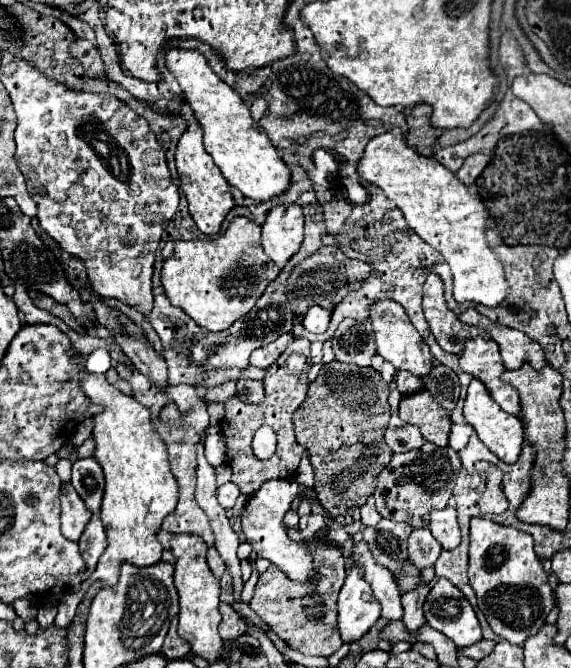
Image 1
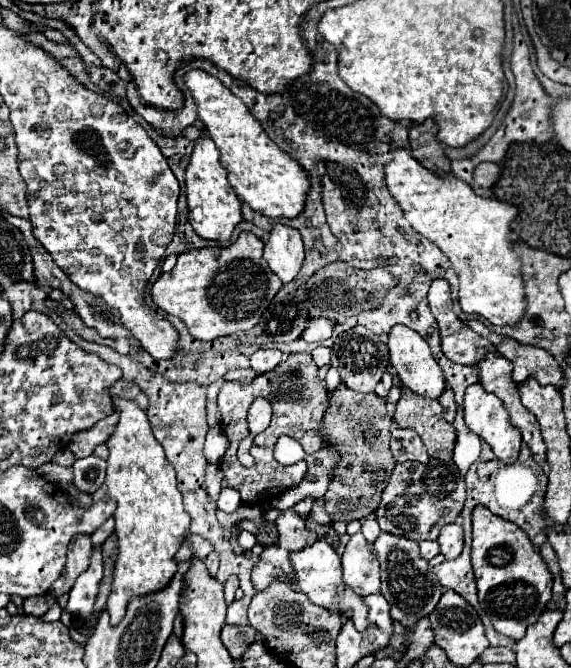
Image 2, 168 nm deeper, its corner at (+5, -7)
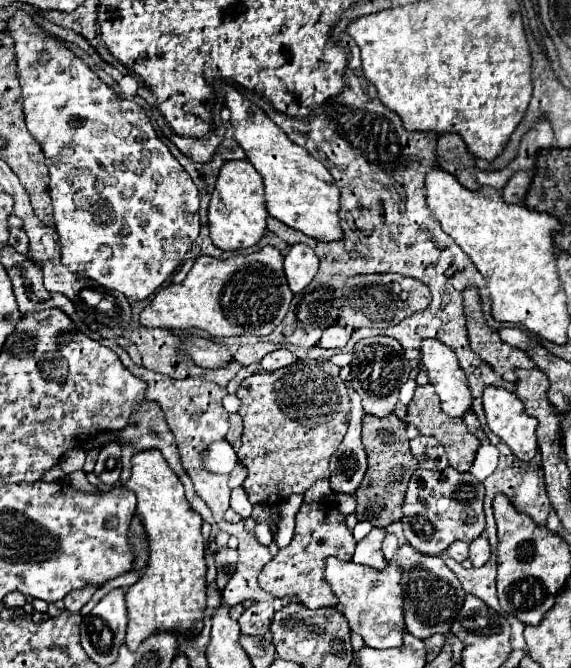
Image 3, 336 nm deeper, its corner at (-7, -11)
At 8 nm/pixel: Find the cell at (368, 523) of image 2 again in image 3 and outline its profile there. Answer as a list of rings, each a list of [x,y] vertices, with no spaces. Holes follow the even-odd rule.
[[[386,535],[384,539],[384,545],[382,545],[382,553],[384,553],[384,559],[386,561],[392,561],[394,553],[398,549],[398,537],[396,535]]]

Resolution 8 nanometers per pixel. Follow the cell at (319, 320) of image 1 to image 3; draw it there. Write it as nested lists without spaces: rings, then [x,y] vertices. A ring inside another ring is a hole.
[[[332,325],[332,327],[324,329],[318,345],[324,349],[342,349],[348,343],[348,339],[350,339],[350,331],[346,331],[344,327]]]

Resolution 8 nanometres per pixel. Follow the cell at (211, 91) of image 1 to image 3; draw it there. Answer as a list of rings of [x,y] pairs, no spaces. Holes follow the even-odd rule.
[[[222,85],[222,91],[228,89],[226,105],[230,109],[230,123],[234,127],[234,137],[240,147],[246,151],[248,161],[260,171],[266,185],[266,205],[268,213],[288,227],[302,231],[304,235],[330,243],[344,239],[340,227],[340,189],[334,183],[334,177],[324,163],[314,159],[306,149],[292,143],[288,135],[256,105],[244,99],[234,87]]]

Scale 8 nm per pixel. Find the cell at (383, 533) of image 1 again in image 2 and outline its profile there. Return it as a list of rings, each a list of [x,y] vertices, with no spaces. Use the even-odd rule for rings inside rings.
[[[382,531],[380,537],[374,541],[374,551],[382,571],[382,595],[390,603],[392,619],[400,621],[402,625],[414,625],[420,617],[426,617],[436,607],[444,589],[436,583],[436,575],[430,571],[428,563],[418,555],[418,543],[406,537],[398,537],[392,533]]]

